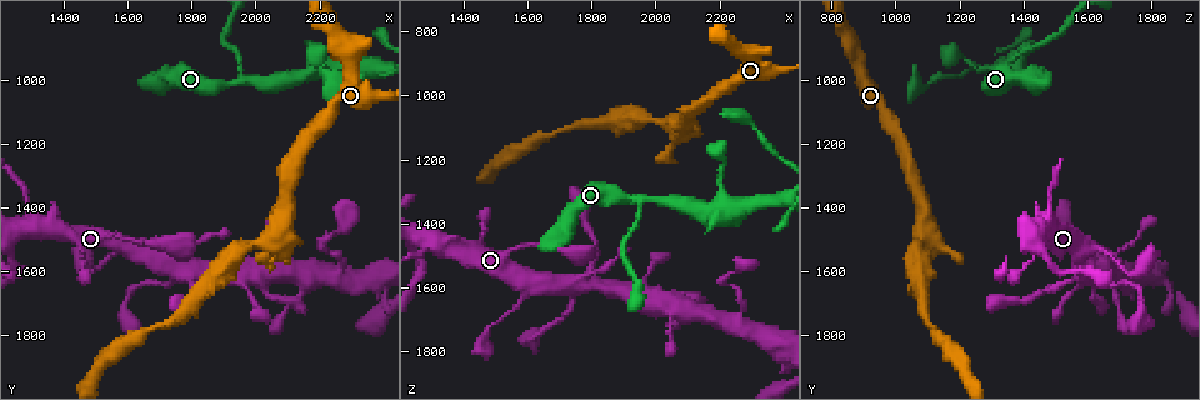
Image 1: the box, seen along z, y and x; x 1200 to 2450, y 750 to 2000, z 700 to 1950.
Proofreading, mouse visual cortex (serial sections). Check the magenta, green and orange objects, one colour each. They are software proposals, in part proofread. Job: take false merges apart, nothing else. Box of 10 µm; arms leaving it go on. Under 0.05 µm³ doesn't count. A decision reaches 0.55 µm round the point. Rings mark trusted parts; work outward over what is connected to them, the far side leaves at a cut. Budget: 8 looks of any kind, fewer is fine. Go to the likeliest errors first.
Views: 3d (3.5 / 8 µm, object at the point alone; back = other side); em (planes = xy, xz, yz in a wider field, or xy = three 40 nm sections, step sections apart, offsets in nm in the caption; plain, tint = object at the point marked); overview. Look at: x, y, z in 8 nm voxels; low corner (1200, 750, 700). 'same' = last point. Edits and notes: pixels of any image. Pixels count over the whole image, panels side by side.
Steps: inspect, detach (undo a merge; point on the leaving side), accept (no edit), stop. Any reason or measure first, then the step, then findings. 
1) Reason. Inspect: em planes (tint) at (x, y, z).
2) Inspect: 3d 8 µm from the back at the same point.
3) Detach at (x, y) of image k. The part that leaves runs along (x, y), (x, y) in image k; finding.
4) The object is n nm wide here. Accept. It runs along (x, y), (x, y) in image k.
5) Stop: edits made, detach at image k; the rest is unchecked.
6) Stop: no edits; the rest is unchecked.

Branch point. Inspect: 3d 8 µm at (1950, 1000, 1320).

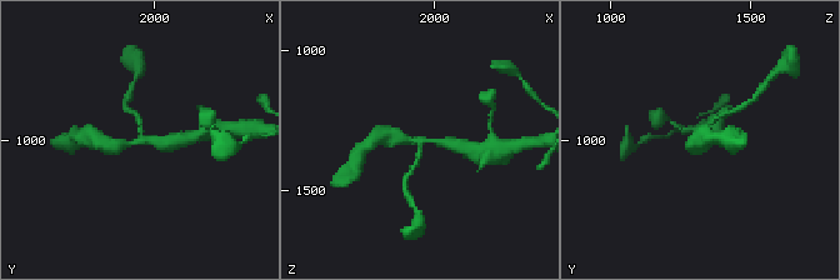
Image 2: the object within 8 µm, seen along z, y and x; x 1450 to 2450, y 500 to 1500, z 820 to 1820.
3 arms meet here; the arms are 150, 300, 450 nm wide; now the EM. Inspect: em xy step 5 (tint) at the same point.

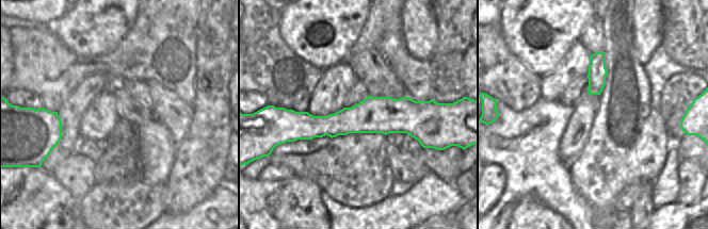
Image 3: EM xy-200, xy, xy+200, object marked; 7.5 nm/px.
Accept. It runs along (385, 135), (455, 146) in image 2; one cell here.

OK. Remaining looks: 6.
Sharp bend. Inspect: em xy step 3 (tint) at (2060, 1510, 1090).

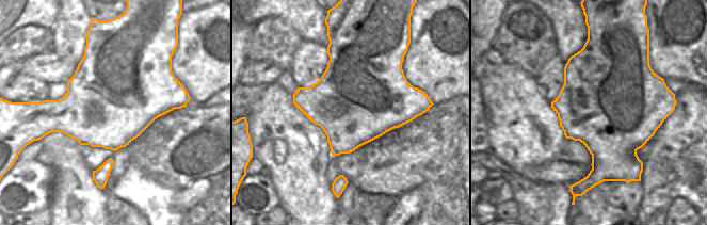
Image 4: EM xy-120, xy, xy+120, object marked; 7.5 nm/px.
Inspect: 3d 3.5 µm at the same point.

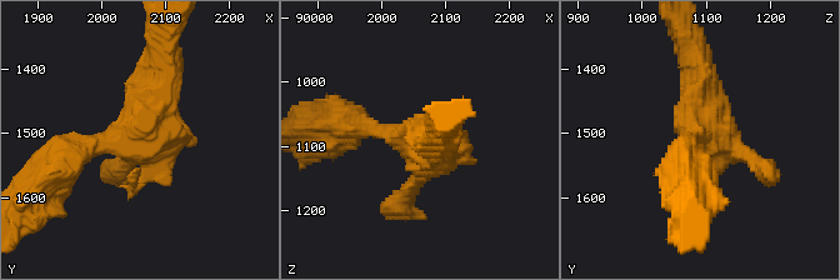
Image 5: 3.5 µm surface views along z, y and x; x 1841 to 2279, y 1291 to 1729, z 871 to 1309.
Accept. It runs along (163, 39), (148, 120), (75, 154) in image 5; all the same cell.

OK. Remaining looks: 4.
Four-way junction. Inspect: 3d 3.5 µm at (1750, 1590, 1590).

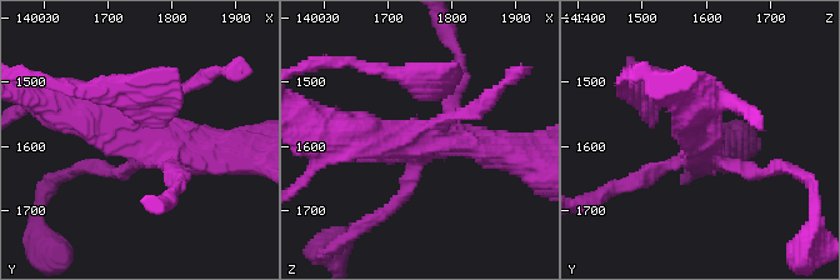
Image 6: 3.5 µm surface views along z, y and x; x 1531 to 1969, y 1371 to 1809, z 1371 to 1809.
Now the EM. Inspect: em xy step 5 (tint) at (1760, 1590, 1595).

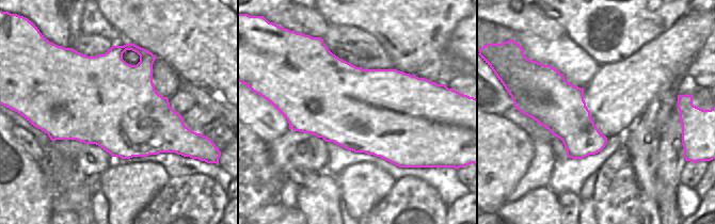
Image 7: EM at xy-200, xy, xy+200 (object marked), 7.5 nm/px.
Accept. It runs along (70, 99), (150, 149), (224, 153) in image 6; all the same cell.

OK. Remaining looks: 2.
Stop: no edits; the rest is unchecked.

